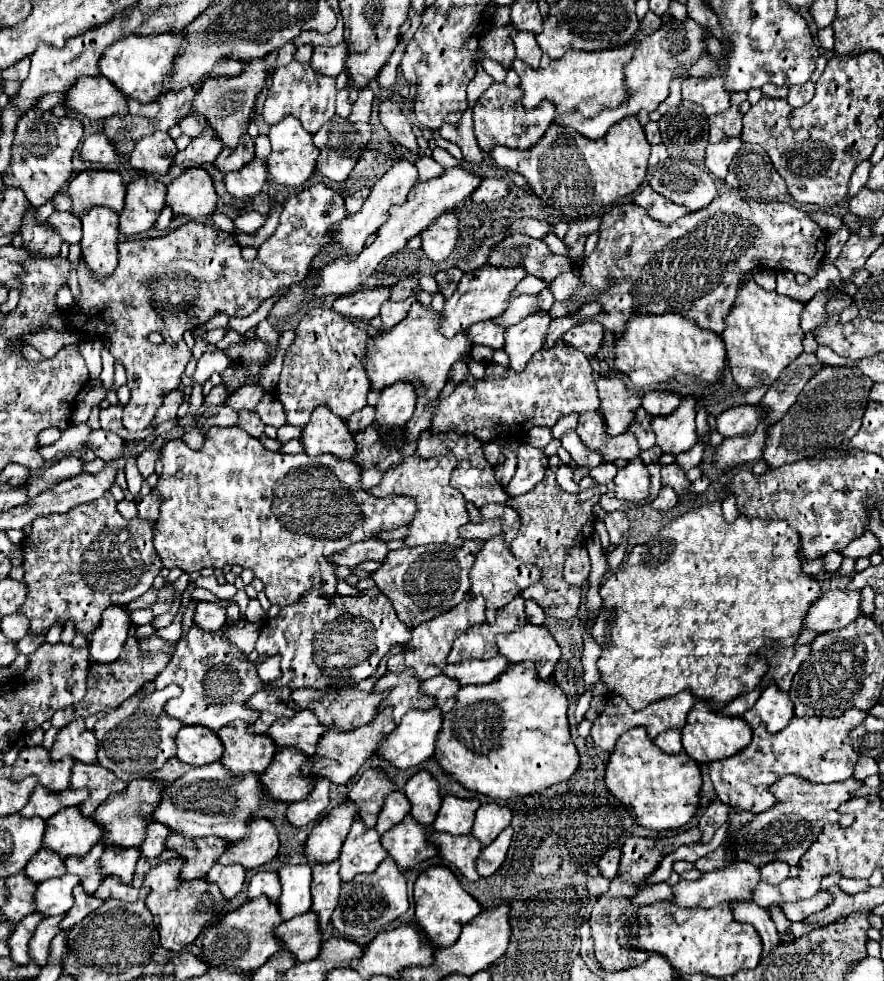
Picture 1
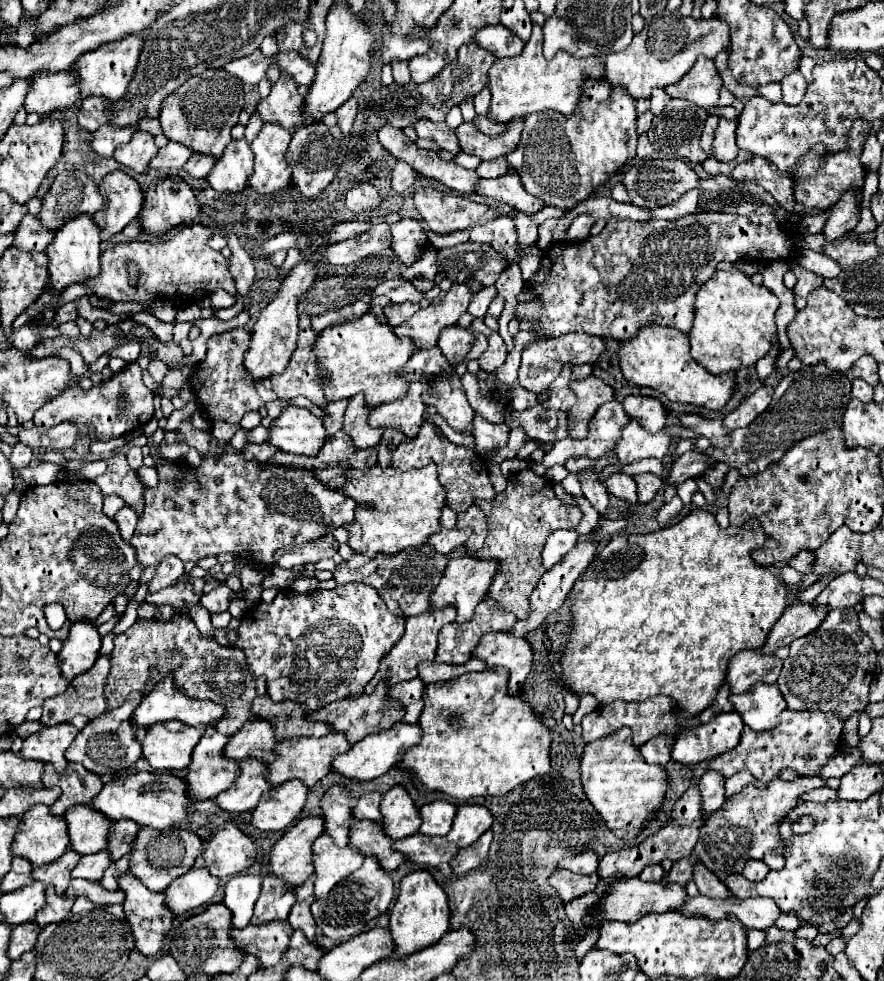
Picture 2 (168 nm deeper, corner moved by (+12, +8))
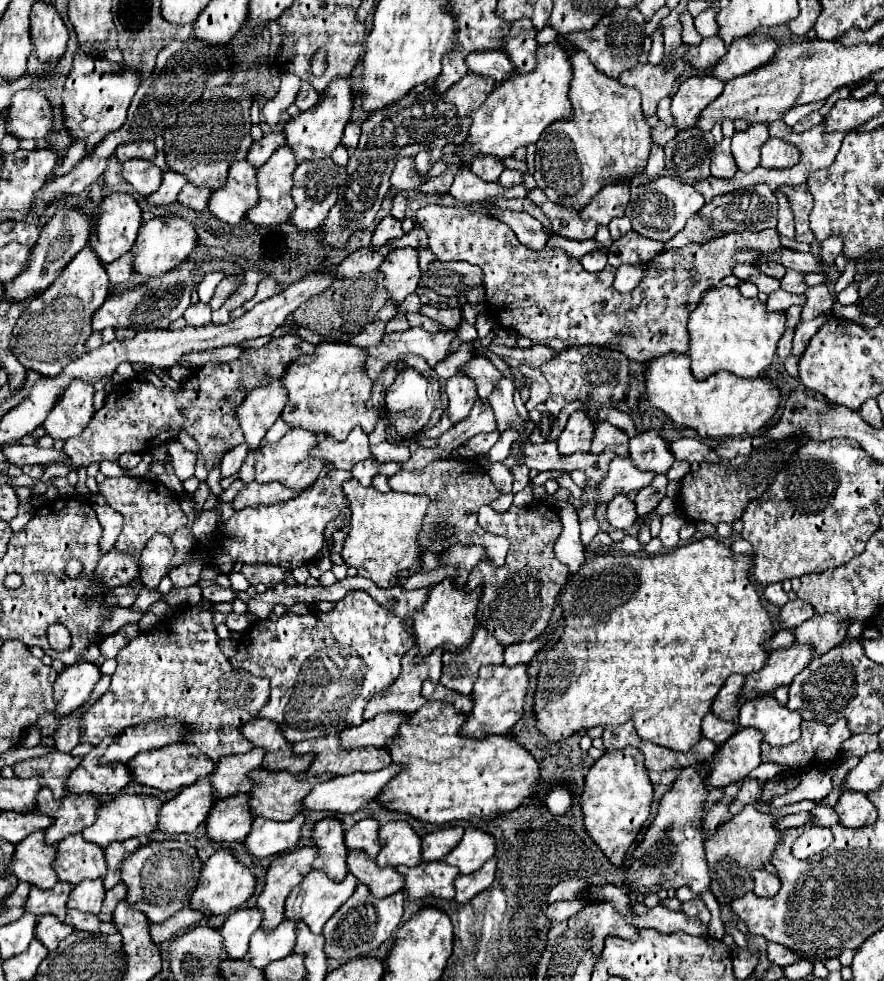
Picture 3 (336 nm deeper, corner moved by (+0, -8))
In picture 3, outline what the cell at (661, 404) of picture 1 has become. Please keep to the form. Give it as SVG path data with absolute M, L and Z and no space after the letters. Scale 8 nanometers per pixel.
M658 430L638 432L630 438L630 456L640 470L652 470L656 474L666 474L676 460Z

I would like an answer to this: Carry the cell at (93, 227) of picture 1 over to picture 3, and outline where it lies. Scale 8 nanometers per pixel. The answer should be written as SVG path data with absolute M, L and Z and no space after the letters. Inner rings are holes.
M82 248L70 260L68 268L64 268L64 272L60 272L60 276L44 290L44 294L35 298L20 316L10 346L22 366L44 376L58 376L66 364L78 360L86 352L84 342L92 334L92 314L104 304L108 294L110 280L104 264L96 260L96 252L92 252L92 248ZM46 306L50 310L44 310L46 314L42 314Z

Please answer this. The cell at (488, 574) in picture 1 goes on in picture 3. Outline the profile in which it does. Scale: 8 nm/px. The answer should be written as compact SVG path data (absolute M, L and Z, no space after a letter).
M446 578L440 584L432 588L428 594L428 602L424 608L414 616L414 634L416 634L416 646L418 646L418 656L430 654L434 648L444 648L450 652L456 652L460 648L466 648L472 640L474 626L478 624L476 620L476 602L480 600L480 588L476 592L466 592L464 588L456 588L454 580Z

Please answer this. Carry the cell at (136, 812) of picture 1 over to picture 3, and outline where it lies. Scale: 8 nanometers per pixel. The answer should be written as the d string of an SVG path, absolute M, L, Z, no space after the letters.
M82 832L66 836L58 846L56 854L56 872L58 878L70 884L80 884L82 880L90 878L104 878L106 860L104 848L98 844L90 844L84 840Z

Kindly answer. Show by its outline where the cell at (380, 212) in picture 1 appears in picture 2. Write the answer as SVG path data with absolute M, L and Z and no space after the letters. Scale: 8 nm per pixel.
M300 262L294 270L288 272L288 276L282 282L282 288L274 296L274 300L260 312L260 316L258 316L254 328L252 328L254 332L252 332L250 348L244 356L244 368L250 374L254 384L270 378L272 374L284 372L284 368L288 366L288 360L290 360L292 352L296 350L296 340L298 340L298 310L296 310L296 304L298 304L300 296L314 284L318 266L320 264Z

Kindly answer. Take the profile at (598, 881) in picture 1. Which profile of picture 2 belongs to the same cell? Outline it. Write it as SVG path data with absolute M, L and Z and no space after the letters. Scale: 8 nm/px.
M554 872L548 878L548 884L554 888L554 892L558 894L560 900L564 900L564 904L580 898L586 892L594 892L596 886L600 882L598 872L590 874L590 876L582 876L582 874L572 874L572 872Z

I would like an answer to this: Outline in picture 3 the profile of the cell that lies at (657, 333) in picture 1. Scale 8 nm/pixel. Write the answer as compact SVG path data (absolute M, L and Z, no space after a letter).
M670 352L668 356L658 356L646 364L646 396L652 406L662 410L676 426L680 428L694 428L702 438L726 438L726 436L754 436L756 430L766 426L780 402L780 390L772 380L762 378L740 378L726 371L713 374L706 380L696 380L690 372L688 356L676 356Z

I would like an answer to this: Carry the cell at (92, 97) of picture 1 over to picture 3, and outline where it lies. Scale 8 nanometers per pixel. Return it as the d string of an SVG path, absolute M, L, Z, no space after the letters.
M28 88L20 90L12 96L12 104L8 106L8 122L6 122L6 132L16 136L16 138L34 138L40 140L48 134L48 130L54 124L54 114L52 114L52 104L46 98L44 90L40 88Z

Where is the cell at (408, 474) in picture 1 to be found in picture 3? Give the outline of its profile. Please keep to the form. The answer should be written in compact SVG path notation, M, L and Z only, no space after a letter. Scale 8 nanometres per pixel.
M350 478L342 484L344 492L350 498L352 524L350 534L344 542L342 558L348 566L354 566L360 576L370 578L380 588L390 588L402 572L414 574L422 568L422 548L418 544L422 520L426 516L432 500L420 494L402 494L402 492L378 492L372 486L362 486L356 478Z

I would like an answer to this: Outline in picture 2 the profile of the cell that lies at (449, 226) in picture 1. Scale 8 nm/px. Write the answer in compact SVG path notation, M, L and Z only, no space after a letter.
M402 218L396 224L390 224L392 232L392 244L390 248L398 256L398 262L404 266L410 266L418 256L422 256L422 248L426 246L428 238L422 232L418 220L414 218Z

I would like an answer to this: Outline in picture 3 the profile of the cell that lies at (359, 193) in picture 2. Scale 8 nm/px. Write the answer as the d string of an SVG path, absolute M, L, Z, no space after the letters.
M386 216L378 222L378 226L372 234L372 246L384 246L390 238L400 238L400 236L404 236L402 222L396 220L394 216Z

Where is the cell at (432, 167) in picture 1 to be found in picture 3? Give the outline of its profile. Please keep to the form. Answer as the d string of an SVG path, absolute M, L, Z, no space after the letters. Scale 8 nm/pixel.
M396 194L396 198L394 198L394 206L392 206L390 214L392 214L394 218L402 220L402 218L406 216L406 208L408 208L408 198L406 198L404 194Z

